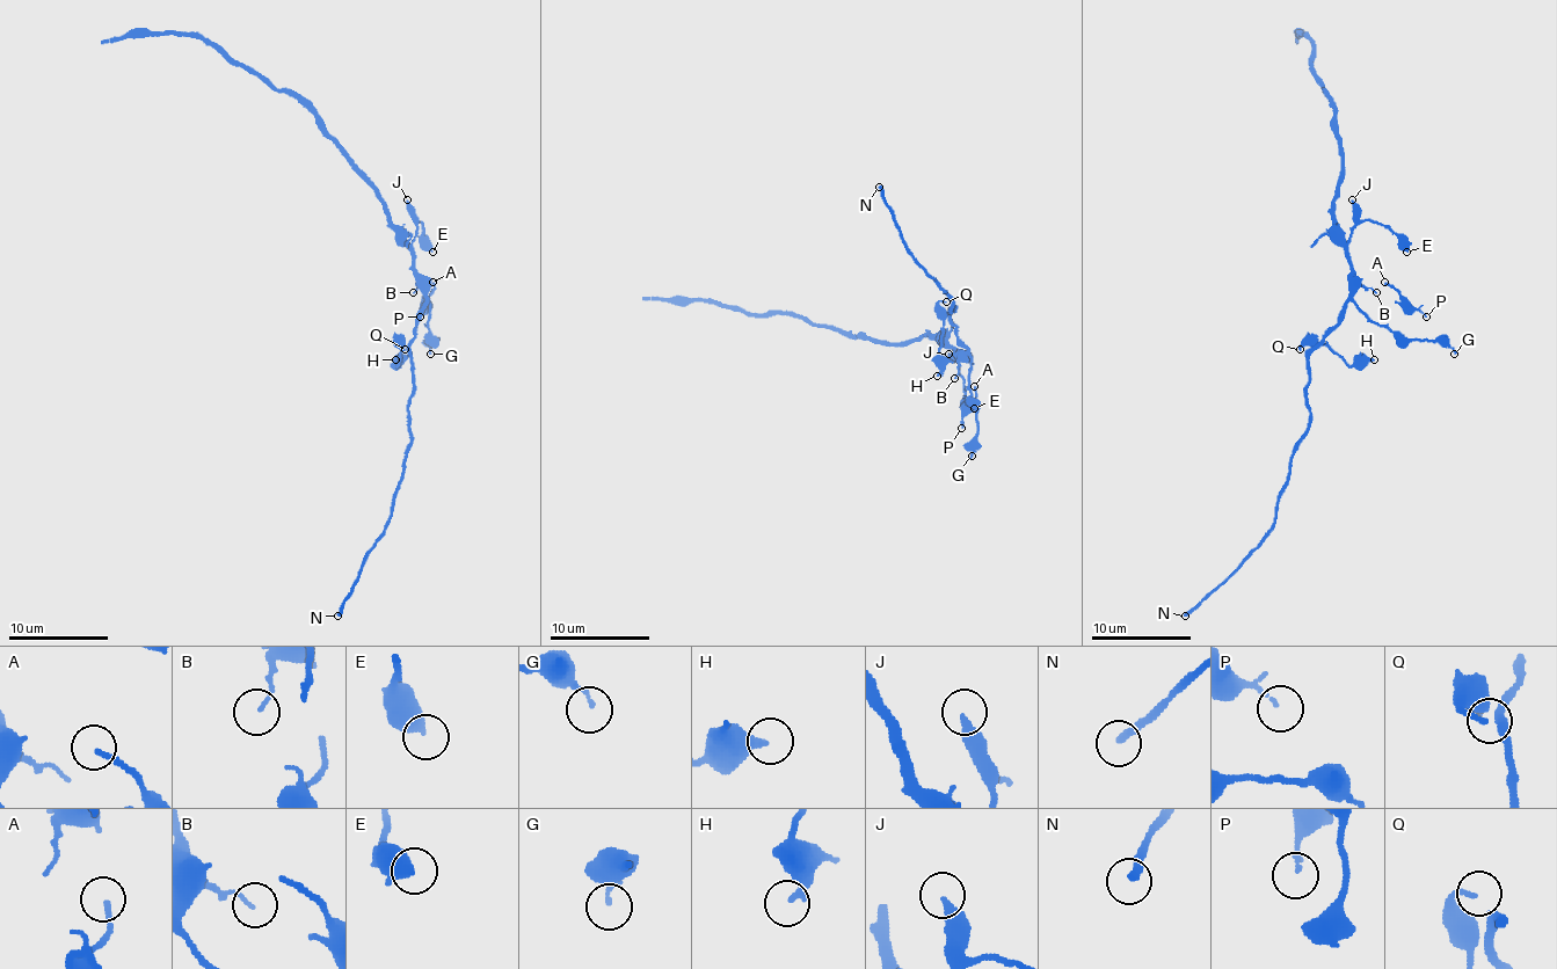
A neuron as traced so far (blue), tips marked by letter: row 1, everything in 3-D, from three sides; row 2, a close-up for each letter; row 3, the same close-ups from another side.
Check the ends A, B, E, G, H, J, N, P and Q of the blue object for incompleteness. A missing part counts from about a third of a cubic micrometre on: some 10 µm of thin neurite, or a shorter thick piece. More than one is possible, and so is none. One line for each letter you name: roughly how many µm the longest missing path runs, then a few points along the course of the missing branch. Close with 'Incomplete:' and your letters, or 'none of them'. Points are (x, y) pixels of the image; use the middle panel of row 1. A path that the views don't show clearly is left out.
Incomplete: none of them

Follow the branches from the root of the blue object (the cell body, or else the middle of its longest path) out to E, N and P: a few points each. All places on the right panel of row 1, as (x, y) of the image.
E: (1350, 262), (1347, 240), (1352, 230), (1367, 219), (1384, 225), (1406, 252)
N: (1350, 262), (1350, 299), (1341, 319), (1309, 354), (1309, 429), (1292, 457), (1289, 479), (1270, 533), (1185, 616)
P: (1350, 262), (1350, 294), (1374, 322), (1399, 332), (1404, 314), (1419, 310), (1426, 317)

